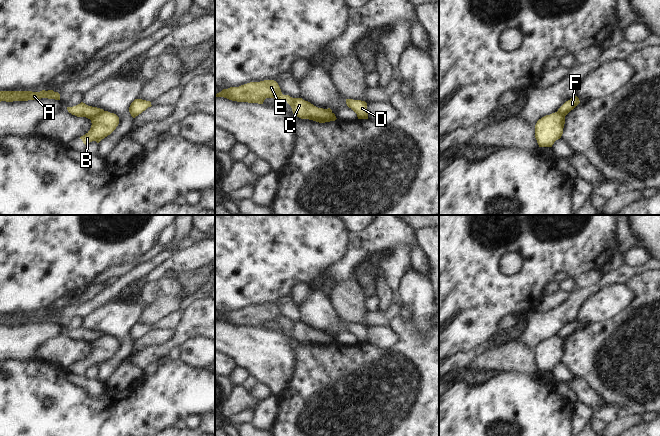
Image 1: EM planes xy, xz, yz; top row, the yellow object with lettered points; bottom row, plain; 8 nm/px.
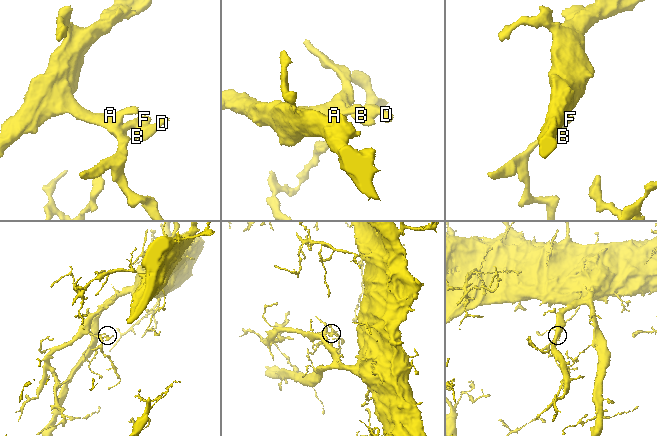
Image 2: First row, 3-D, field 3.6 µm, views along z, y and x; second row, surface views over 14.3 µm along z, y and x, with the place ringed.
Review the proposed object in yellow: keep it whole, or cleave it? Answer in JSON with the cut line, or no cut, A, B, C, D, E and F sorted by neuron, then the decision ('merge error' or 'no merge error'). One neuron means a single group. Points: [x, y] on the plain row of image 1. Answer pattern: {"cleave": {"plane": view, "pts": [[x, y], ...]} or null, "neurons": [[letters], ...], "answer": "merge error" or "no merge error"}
{"cleave": {"plane": "xy", "pts": [[103, 334], [90, 343]]}, "neurons": [["A", "C", "E", "F"], ["B", "D"]], "answer": "merge error"}

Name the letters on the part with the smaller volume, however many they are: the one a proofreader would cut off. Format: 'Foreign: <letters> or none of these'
Foreign: B, D

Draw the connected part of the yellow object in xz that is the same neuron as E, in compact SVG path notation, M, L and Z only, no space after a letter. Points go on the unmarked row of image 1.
M274 304L250 306L239 311L223 313L215 318L216 321L224 321L232 325L263 328L266 322L286 324L291 330L293 338L301 343L309 343L319 347L335 345L337 342L323 332L318 332L302 322L292 322L283 319L278 307Z

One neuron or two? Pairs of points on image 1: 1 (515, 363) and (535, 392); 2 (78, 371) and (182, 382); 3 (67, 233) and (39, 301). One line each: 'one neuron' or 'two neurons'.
1: two neurons
2: two neurons
3: one neuron

